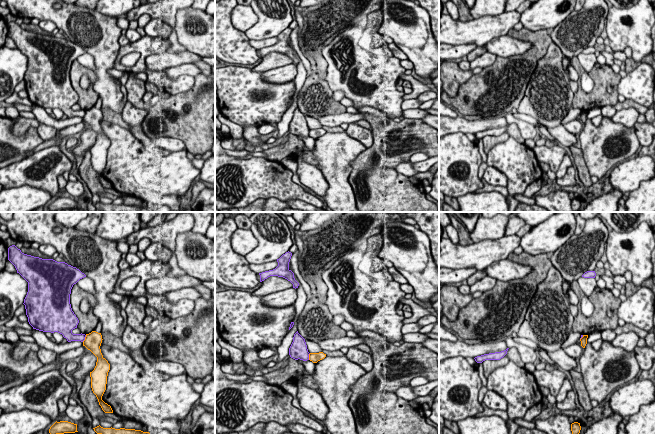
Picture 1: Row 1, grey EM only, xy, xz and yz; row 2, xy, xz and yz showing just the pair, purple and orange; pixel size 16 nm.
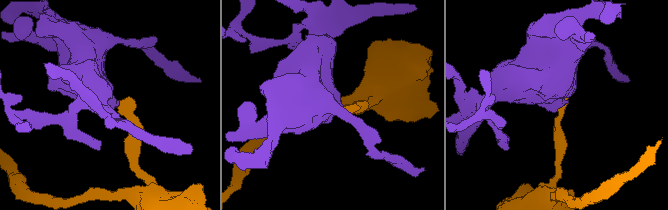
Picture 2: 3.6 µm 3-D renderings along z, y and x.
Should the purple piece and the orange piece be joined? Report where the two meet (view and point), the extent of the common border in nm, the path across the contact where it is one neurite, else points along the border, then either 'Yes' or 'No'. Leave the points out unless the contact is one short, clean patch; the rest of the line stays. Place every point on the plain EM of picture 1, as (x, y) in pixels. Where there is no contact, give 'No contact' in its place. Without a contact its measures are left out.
Touches purple at xy (84, 114). Shared border 130 nm. Boundary: xy (86, 111), (82, 117). No

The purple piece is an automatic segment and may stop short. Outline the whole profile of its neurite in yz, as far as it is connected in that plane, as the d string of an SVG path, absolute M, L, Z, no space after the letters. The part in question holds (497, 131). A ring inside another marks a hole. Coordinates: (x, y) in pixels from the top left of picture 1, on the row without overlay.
M509 124L501 128L495 128L495 129L489 129L489 130L477 132L474 135L477 139L482 139L485 136L500 136L507 130L508 125Z

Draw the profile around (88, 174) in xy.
M90 149L86 151L83 157L82 163L79 167L79 174L86 183L92 195L98 195L107 192L107 189L102 186L96 171L92 167Z

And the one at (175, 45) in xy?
M174 29L172 33L169 35L168 40L171 44L171 48L168 50L169 52L175 53L175 52L187 51L186 48L178 42L176 31Z

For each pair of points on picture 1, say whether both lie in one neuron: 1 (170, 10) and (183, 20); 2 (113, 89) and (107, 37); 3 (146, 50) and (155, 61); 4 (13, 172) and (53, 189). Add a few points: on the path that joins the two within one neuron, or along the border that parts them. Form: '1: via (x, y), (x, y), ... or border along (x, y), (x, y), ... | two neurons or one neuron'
1: border along (178, 10), (173, 27) | two neurons
2: via (104, 76), (104, 50) | one neuron
3: border along (167, 50), (150, 54), (145, 59), (146, 68) | two neurons
4: via (23, 175), (27, 179), (43, 180) | one neuron

